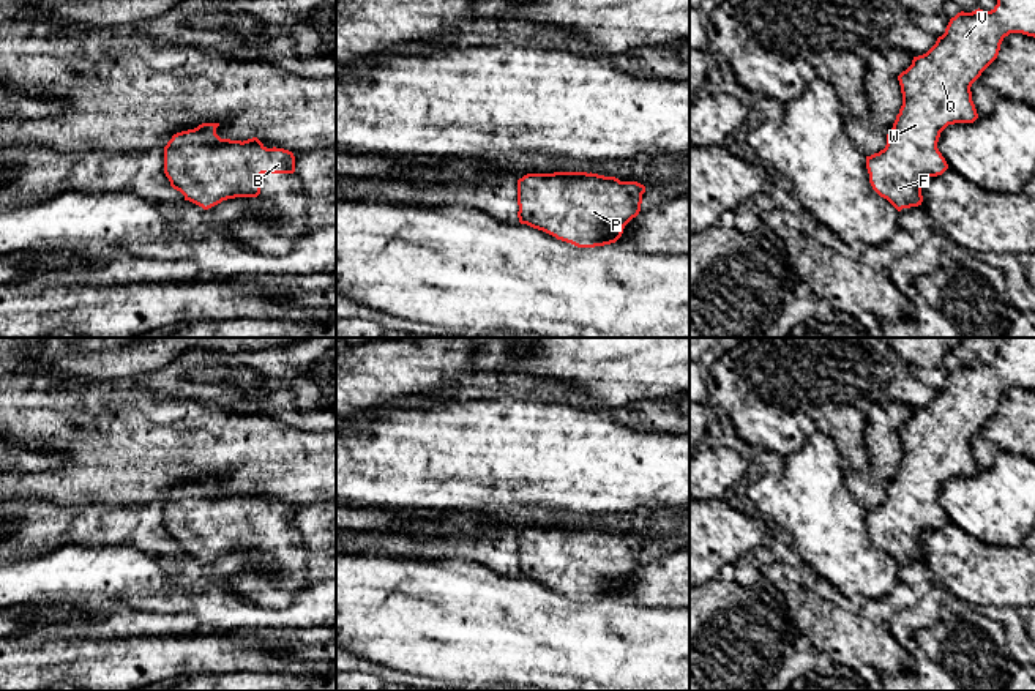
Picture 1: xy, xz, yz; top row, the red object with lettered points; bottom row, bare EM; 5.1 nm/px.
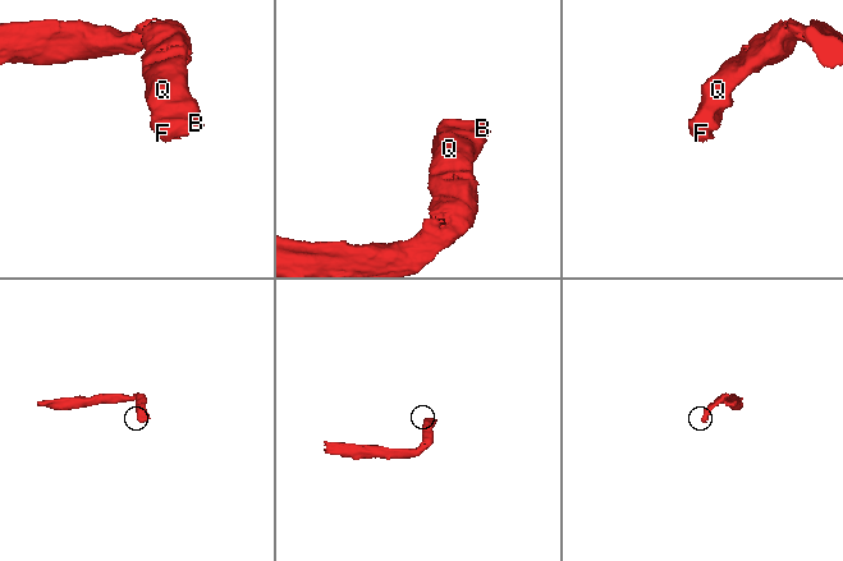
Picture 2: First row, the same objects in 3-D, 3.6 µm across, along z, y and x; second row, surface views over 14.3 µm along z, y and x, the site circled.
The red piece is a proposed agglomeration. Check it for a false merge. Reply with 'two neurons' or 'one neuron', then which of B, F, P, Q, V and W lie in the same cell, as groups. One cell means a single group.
one neuron; B F P Q V W

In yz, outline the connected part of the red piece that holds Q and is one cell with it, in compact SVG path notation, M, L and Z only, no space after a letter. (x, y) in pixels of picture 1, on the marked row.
M997 0L991 11L978 8L958 13L936 44L926 54L914 57L912 65L898 76L902 106L887 134L885 148L866 156L872 189L898 211L921 205L921 180L948 169L937 148L940 133L948 125L973 123L978 118L970 87L997 58L1000 44L1010 33L1035 38L1035 0Z

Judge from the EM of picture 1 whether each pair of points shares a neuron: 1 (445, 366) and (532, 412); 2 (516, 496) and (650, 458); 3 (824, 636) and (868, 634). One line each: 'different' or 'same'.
1: different
2: same
3: same

